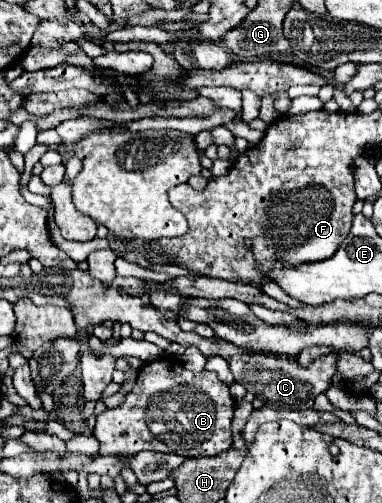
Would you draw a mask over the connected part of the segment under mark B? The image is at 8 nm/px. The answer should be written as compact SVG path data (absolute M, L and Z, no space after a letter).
M158 359L152 363L144 363L138 371L138 379L134 389L126 395L122 407L106 409L96 417L94 437L100 441L100 455L114 453L122 457L134 457L140 451L160 451L160 453L176 453L182 457L212 457L232 447L230 425L232 425L234 399L228 391L228 385L218 379L214 371L192 373L176 359Z

